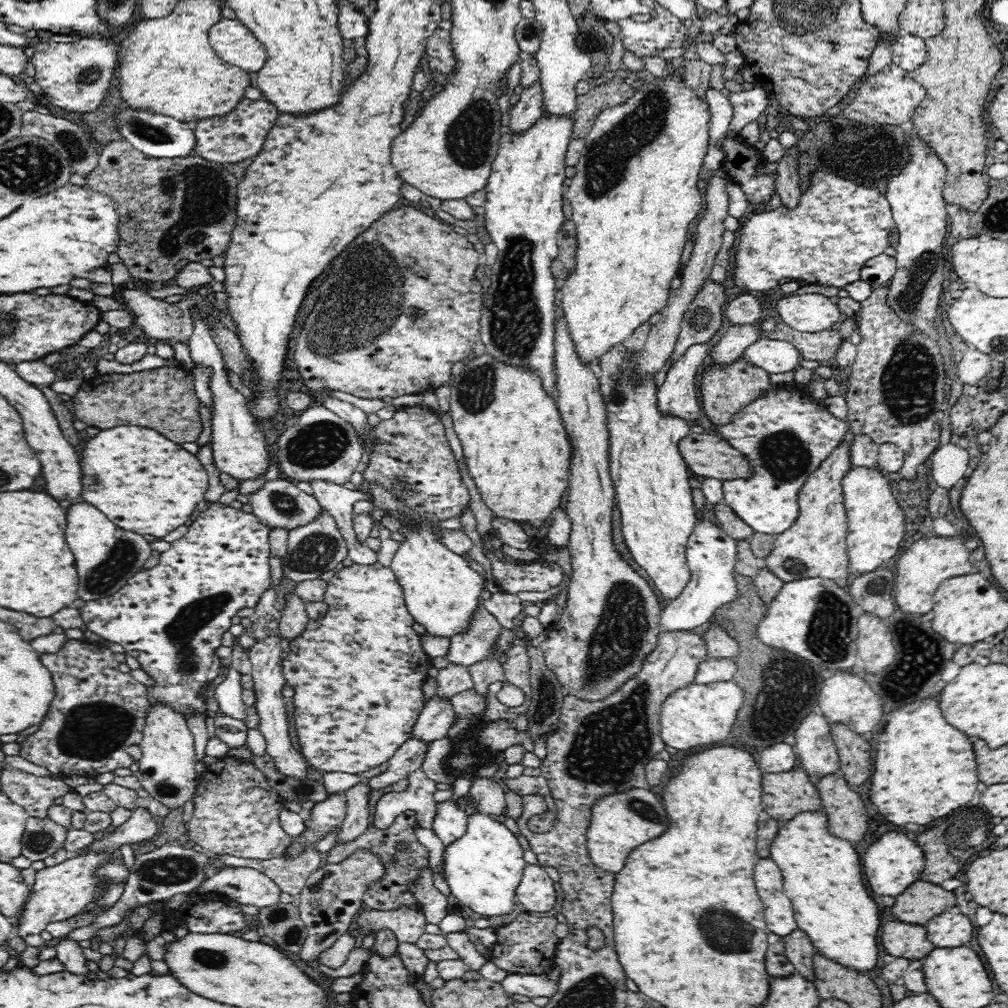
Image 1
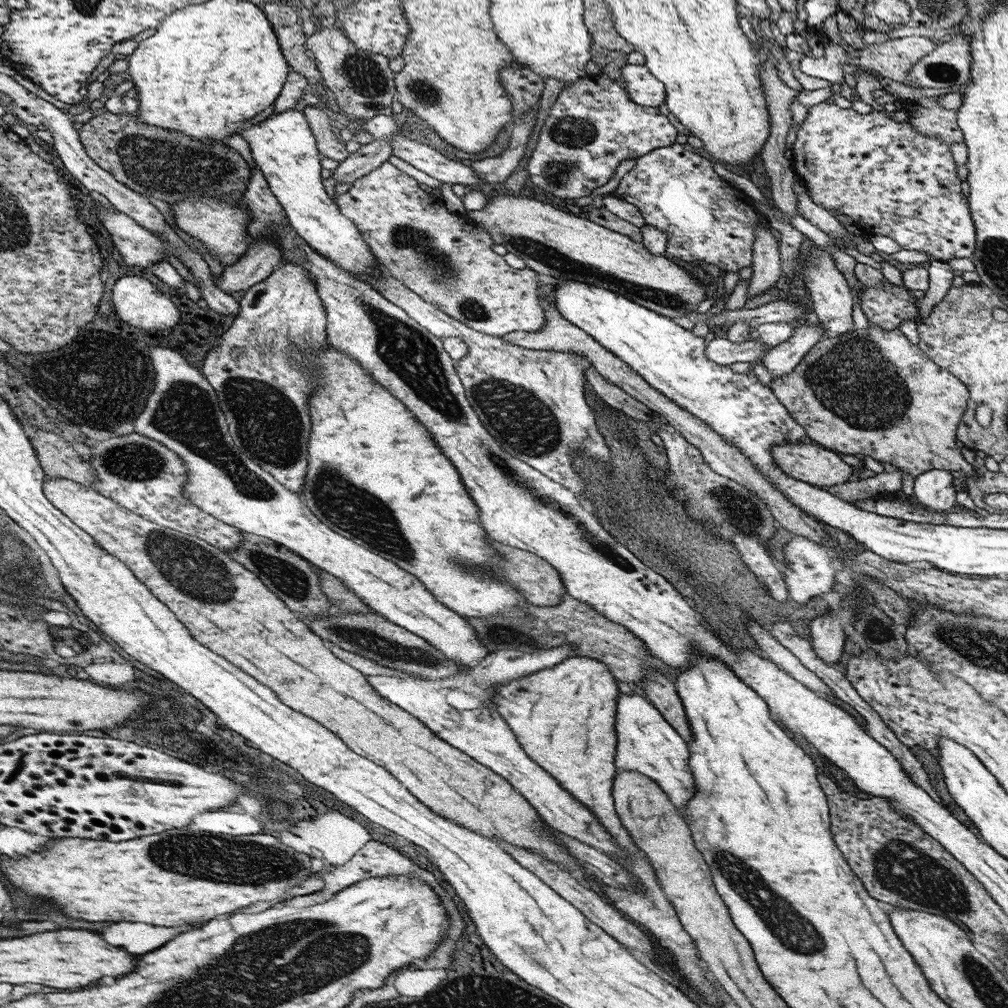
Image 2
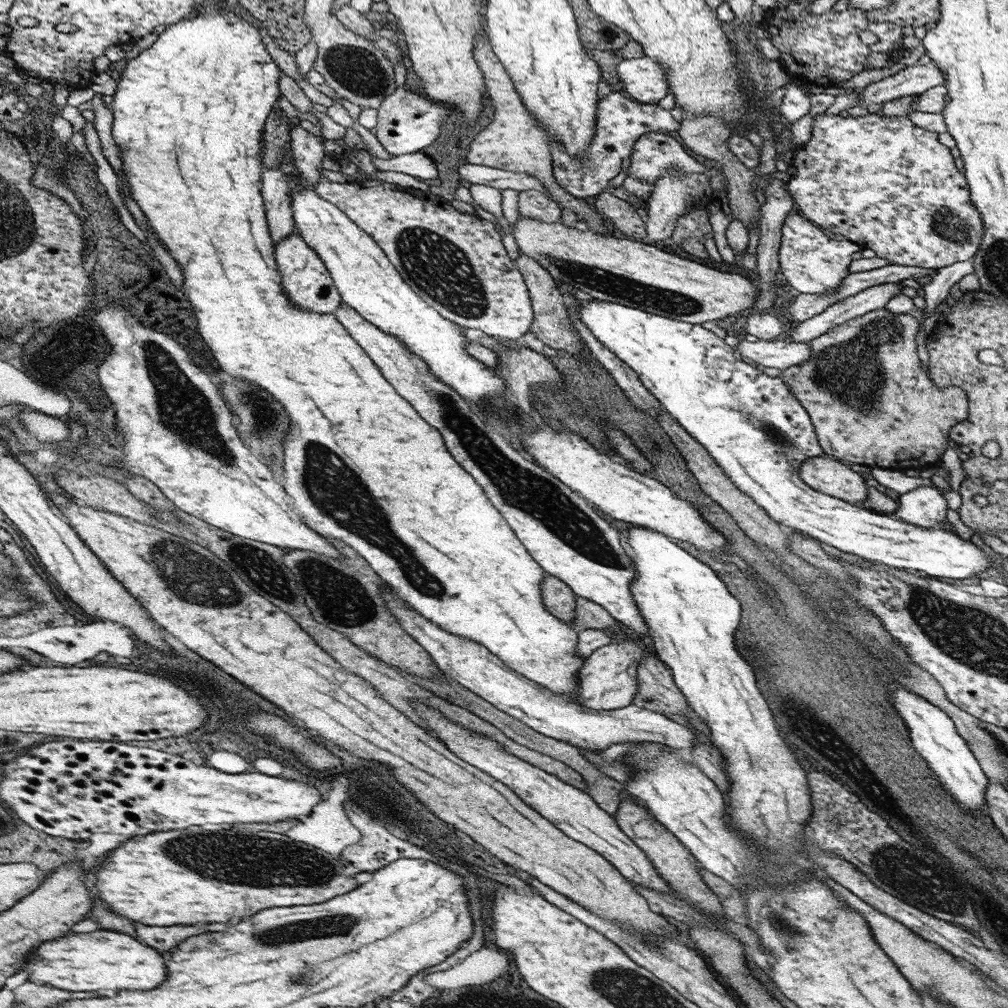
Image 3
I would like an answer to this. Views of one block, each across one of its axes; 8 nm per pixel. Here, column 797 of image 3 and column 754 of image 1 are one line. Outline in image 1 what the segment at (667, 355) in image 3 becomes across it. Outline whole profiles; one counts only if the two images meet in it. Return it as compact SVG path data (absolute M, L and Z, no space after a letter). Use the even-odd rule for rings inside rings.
M796 382L790 386L775 386L746 408L742 408L730 424L718 427L722 438L742 453L752 465L752 476L749 479L723 480L723 502L755 532L768 535L786 532L799 514L798 494L805 480L845 438L850 437L848 431L847 422L835 418L825 404L813 400L808 387L805 388Z

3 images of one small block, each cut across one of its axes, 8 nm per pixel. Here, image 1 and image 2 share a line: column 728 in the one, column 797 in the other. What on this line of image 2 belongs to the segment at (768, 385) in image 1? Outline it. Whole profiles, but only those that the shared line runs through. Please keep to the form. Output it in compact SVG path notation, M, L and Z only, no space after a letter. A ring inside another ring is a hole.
M870 323L866 329L822 338L792 372L774 378L769 385L796 424L805 428L806 436L830 451L870 456L879 463L894 465L914 478L934 469L977 477L974 466L966 462L956 447L956 429L966 411L968 388L960 379L932 362L900 328L886 330Z

